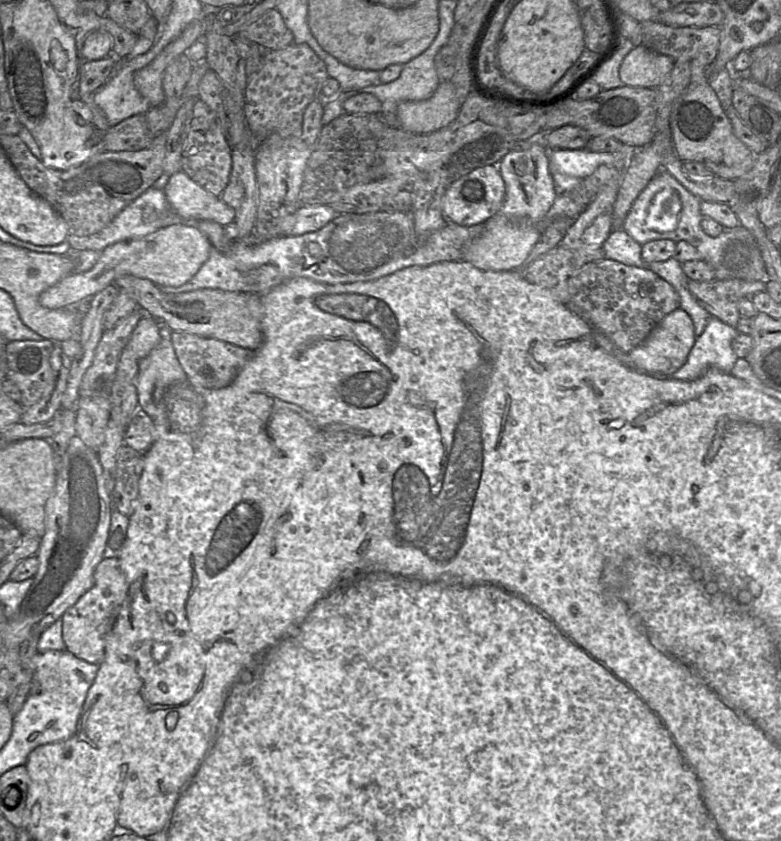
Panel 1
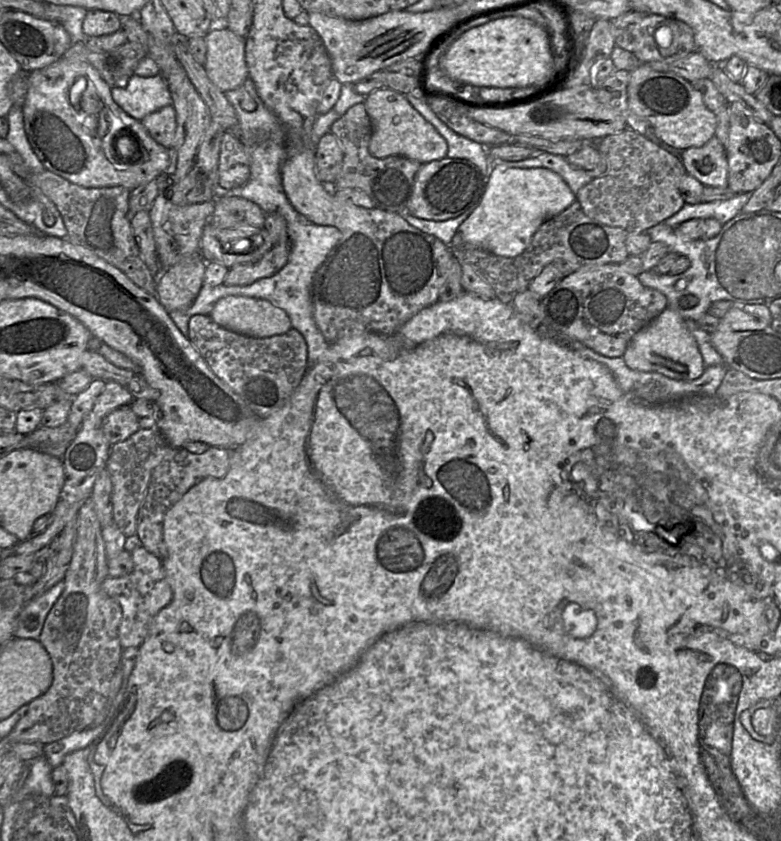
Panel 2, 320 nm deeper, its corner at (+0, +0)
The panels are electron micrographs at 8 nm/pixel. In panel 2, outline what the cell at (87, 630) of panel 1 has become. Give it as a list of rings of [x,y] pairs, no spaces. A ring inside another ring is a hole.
[[[139,546],[130,552],[134,568],[122,577],[107,577],[102,583],[103,591],[120,605],[122,618],[118,636],[122,649],[139,647],[145,640],[150,624],[158,612],[172,600],[172,590],[167,581],[162,561]]]

